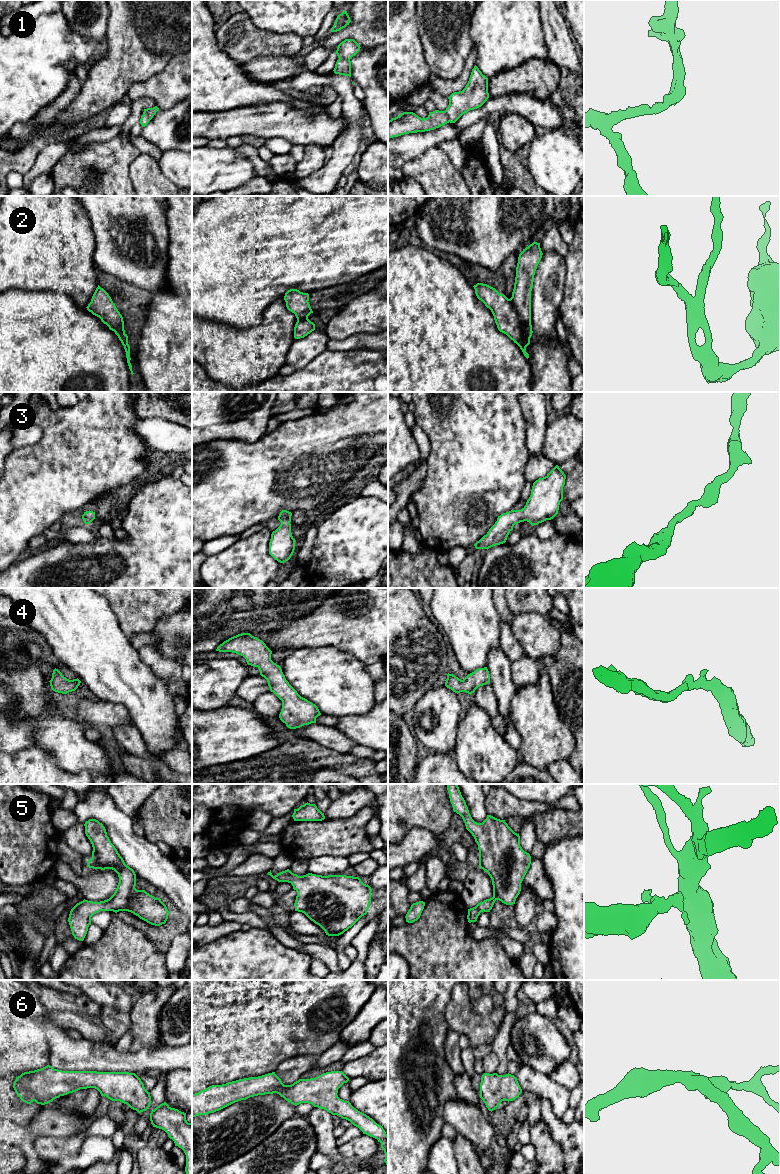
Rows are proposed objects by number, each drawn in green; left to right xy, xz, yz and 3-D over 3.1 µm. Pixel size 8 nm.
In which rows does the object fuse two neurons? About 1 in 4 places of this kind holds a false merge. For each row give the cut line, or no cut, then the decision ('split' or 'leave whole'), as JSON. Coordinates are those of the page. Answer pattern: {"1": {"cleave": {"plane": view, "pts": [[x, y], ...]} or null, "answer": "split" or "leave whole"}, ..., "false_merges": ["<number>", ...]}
{"1": {"cleave": null, "answer": "leave whole"}, "2": {"cleave": null, "answer": "leave whole"}, "3": {"cleave": null, "answer": "leave whole"}, "4": {"cleave": null, "answer": "leave whole"}, "5": {"cleave": null, "answer": "leave whole"}, "6": {"cleave": null, "answer": "leave whole"}, "false_merges": []}

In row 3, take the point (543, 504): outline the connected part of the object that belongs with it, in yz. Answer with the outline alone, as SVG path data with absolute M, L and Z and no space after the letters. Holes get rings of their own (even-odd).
M556 465L545 477L533 483L531 495L521 510L511 510L498 516L495 524L474 546L489 549L506 542L515 524L527 521L532 526L553 519L563 500L566 475Z

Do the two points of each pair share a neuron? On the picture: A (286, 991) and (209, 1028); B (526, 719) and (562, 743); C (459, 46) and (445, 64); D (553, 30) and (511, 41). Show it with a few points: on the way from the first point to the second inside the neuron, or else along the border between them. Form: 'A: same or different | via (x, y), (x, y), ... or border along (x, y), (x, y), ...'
A: same | via (267, 991), (246, 991), (228, 1009)
B: same | via (535, 723), (553, 741)
C: same | via (455, 50), (446, 60)
D: different | border along (539, 10), (543, 39), (548, 55)

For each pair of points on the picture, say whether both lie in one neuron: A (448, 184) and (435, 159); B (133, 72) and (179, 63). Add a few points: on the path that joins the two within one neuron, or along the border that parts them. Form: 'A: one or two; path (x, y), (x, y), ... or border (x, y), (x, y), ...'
A: one; path (442, 178), (435, 171), (435, 165)
B: two; border (181, 52), (174, 55), (159, 72), (146, 80)

